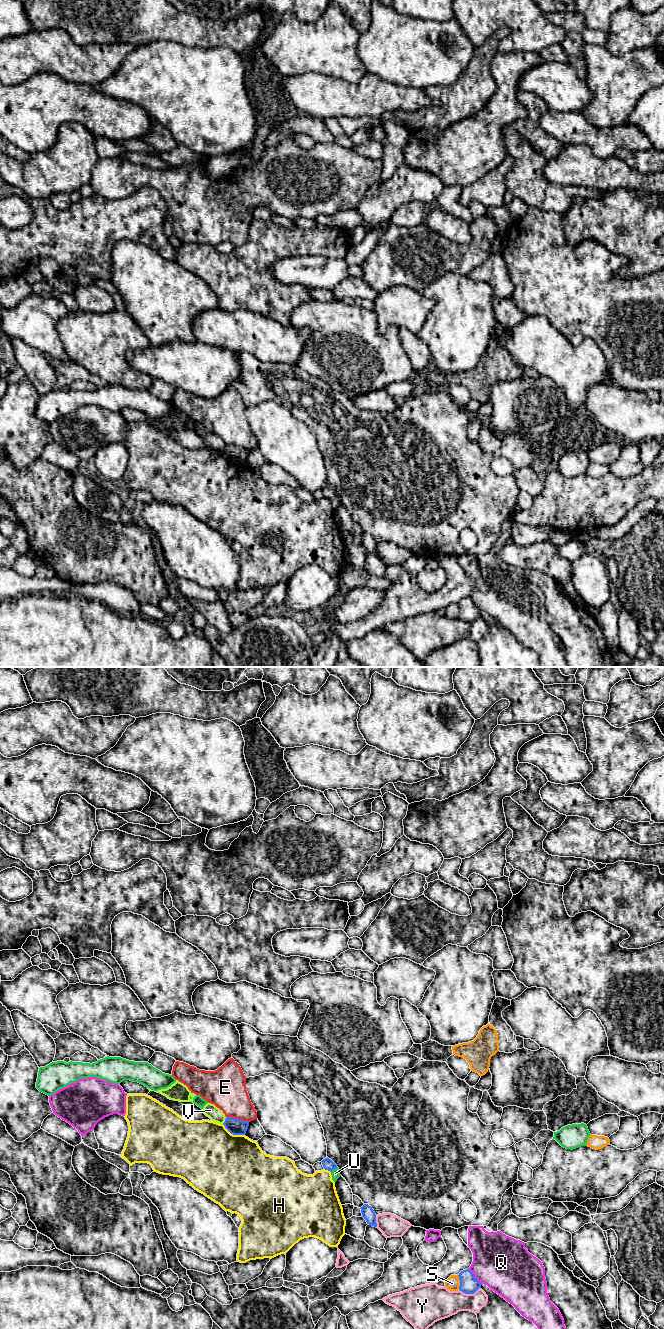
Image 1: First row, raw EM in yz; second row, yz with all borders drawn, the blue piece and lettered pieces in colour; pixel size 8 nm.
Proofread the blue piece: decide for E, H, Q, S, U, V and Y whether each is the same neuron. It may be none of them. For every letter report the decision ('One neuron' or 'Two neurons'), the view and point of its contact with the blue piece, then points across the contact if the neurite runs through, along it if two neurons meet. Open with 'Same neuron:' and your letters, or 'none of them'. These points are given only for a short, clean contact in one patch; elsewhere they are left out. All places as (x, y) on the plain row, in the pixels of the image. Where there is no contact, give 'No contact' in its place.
Same neuron: none of them
E: Two neurons. Touches blue at yz (237, 447)
H: Two neurons. Touches blue at yz (233, 462)
Q: Two neurons. Touches blue at yz (474, 604)
S: Two neurons. Touches blue at yz (460, 610)
U: Two neurons. Touches blue at yz (333, 496)
V: Two neurons. Touches blue at yz (225, 448). Boundary: yz (226, 445), (222, 451)
Y: Two neurons. Touches blue at yz (469, 621)

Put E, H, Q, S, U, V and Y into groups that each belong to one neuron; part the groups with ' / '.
E / H / Q / S / U / V / Y

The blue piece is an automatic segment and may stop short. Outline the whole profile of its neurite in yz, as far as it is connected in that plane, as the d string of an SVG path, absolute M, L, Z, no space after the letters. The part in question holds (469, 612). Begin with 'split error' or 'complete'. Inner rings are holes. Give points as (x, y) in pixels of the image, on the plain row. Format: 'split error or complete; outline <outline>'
complete; outline M463 598L458 603L460 608L459 618L465 622L474 622L479 616L481 611L475 606L474 602L469 598Z

